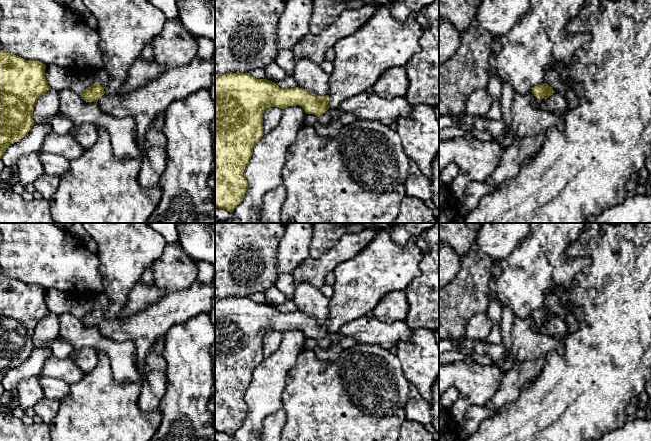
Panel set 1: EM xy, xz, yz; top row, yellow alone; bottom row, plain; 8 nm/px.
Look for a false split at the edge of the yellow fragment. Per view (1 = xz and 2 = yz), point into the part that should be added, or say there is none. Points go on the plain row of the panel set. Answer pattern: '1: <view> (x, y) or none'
1: xz (370, 331)
2: yz (557, 327)

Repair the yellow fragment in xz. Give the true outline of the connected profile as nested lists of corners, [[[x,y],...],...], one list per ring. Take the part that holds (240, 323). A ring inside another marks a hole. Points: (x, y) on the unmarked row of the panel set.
[[[249,297],[215,298],[215,431],[232,436],[243,425],[248,412],[245,392],[254,370],[264,359],[263,338],[270,331],[283,334],[299,329],[306,337],[316,339],[321,349],[338,344],[344,337],[386,349],[396,346],[399,341],[408,342],[412,338],[411,329],[403,320],[385,324],[374,317],[363,317],[343,325],[338,334],[329,333],[329,324],[328,319],[321,322],[299,311],[283,313],[277,307],[257,303]]]

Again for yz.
[[[547,307],[533,311],[532,317],[537,323],[544,323],[543,329],[551,336],[564,341],[569,334],[564,318],[555,316]]]

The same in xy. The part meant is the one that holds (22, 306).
[[[0,275],[0,383],[6,373],[25,361],[34,349],[34,330],[51,313],[45,302],[45,292],[41,286]]]

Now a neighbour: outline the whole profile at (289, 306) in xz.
[[[286,301],[280,304],[277,309],[283,313],[290,313],[297,311],[297,306],[293,301]]]

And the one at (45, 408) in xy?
[[[46,397],[42,398],[33,407],[35,414],[40,416],[43,423],[49,424],[57,414],[60,407],[60,400],[50,400]]]

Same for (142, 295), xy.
[[[139,280],[130,291],[128,302],[118,318],[123,319],[142,312],[164,297],[164,294],[155,286],[154,282],[145,284]]]

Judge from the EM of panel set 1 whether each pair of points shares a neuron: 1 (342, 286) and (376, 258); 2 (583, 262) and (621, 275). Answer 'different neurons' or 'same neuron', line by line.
1: same neuron
2: different neurons

